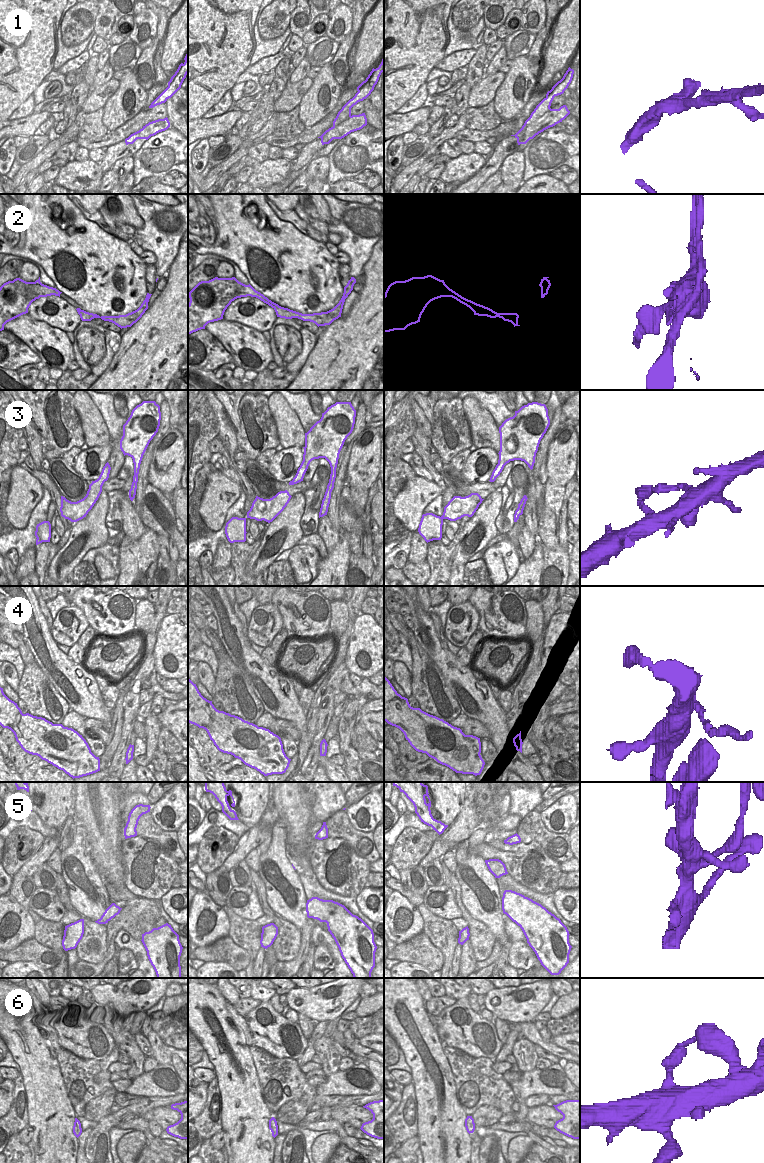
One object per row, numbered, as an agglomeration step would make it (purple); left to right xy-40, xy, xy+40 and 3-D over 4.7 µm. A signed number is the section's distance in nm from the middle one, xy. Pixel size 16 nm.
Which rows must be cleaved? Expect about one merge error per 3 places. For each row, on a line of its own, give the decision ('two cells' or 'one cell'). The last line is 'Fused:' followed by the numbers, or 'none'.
1: two cells
2: two cells
3: one cell
4: two cells
5: one cell
6: one cell
Fused: 1, 2, 4

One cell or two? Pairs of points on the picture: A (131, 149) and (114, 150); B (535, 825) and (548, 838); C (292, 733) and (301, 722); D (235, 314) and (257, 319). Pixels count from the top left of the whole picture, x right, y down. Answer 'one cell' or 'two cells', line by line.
A: one cell
B: one cell
C: two cells
D: one cell

